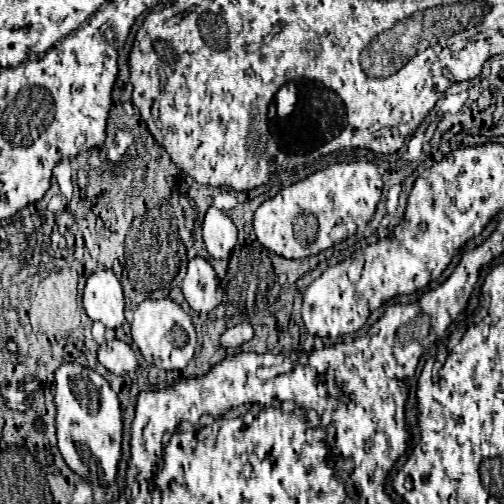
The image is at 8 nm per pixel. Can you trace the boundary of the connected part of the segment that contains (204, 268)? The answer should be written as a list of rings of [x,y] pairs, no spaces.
[[[192,258],[186,268],[182,282],[182,292],[186,302],[198,314],[208,314],[222,302],[224,290],[220,288],[218,276],[206,258]]]

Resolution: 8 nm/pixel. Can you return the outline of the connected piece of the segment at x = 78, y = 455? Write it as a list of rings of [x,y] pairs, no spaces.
[[[76,362],[62,364],[54,372],[54,384],[56,438],[62,458],[90,484],[114,484],[122,456],[122,410],[116,392],[98,372]]]

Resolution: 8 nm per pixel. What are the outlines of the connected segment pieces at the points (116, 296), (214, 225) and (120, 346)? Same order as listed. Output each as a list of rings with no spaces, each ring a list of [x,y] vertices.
[[[94,270],[82,290],[82,306],[92,320],[102,322],[106,328],[120,328],[124,324],[124,294],[122,284],[112,270]]]
[[[210,206],[204,218],[204,242],[212,258],[228,258],[230,250],[236,246],[238,230],[226,212]]]
[[[118,338],[106,340],[100,344],[98,360],[104,368],[108,368],[114,374],[130,374],[138,368],[138,362],[136,362],[132,348]]]

